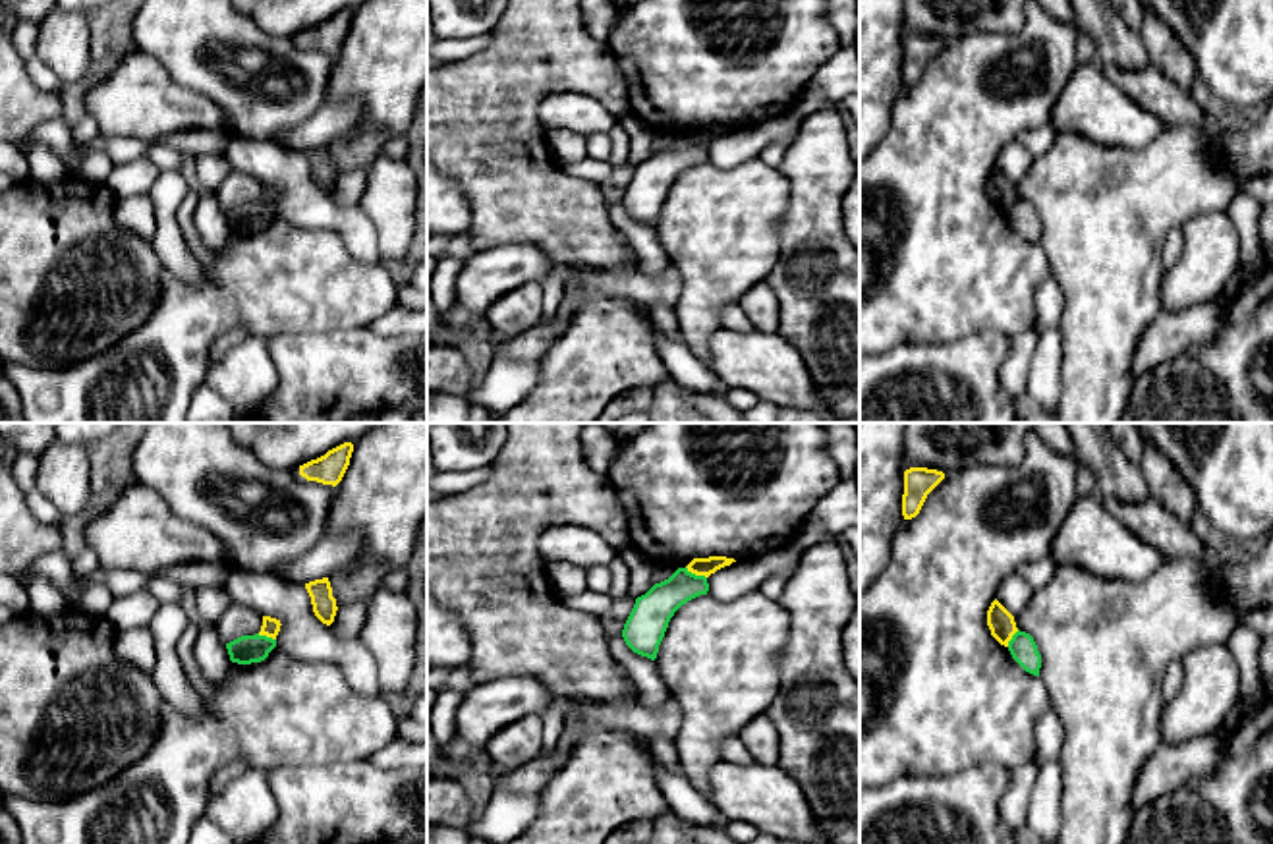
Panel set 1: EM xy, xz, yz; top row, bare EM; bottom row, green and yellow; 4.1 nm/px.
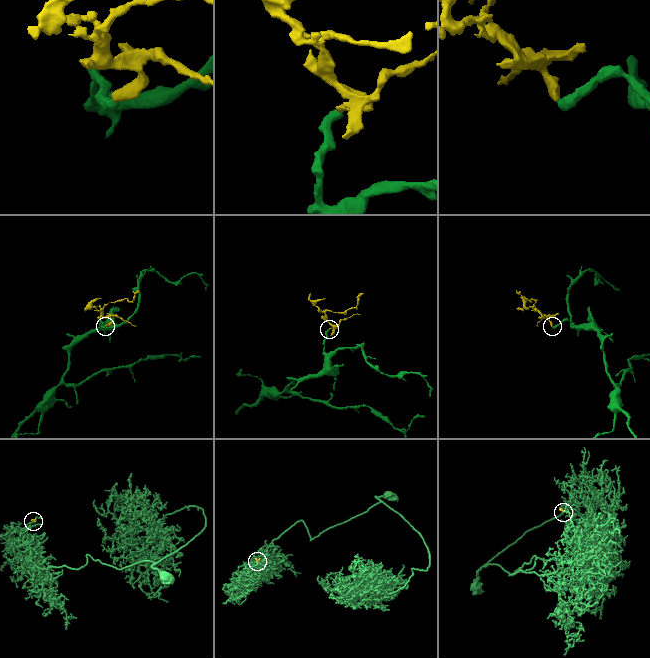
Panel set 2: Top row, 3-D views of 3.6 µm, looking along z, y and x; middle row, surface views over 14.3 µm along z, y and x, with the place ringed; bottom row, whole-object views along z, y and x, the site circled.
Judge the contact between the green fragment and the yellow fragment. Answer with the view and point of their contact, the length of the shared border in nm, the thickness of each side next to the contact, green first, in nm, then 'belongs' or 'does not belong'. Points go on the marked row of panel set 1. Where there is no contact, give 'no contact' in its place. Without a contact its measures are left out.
contact xz (694, 574); length 100 nm; calibres 160 and 80 nm; does not belong

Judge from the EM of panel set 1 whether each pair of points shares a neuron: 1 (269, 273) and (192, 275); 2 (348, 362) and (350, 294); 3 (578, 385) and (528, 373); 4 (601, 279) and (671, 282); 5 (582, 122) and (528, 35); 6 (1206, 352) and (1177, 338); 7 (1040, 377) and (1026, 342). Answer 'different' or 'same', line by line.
1: different
2: different
3: different
4: same
5: different
6: different
7: different

